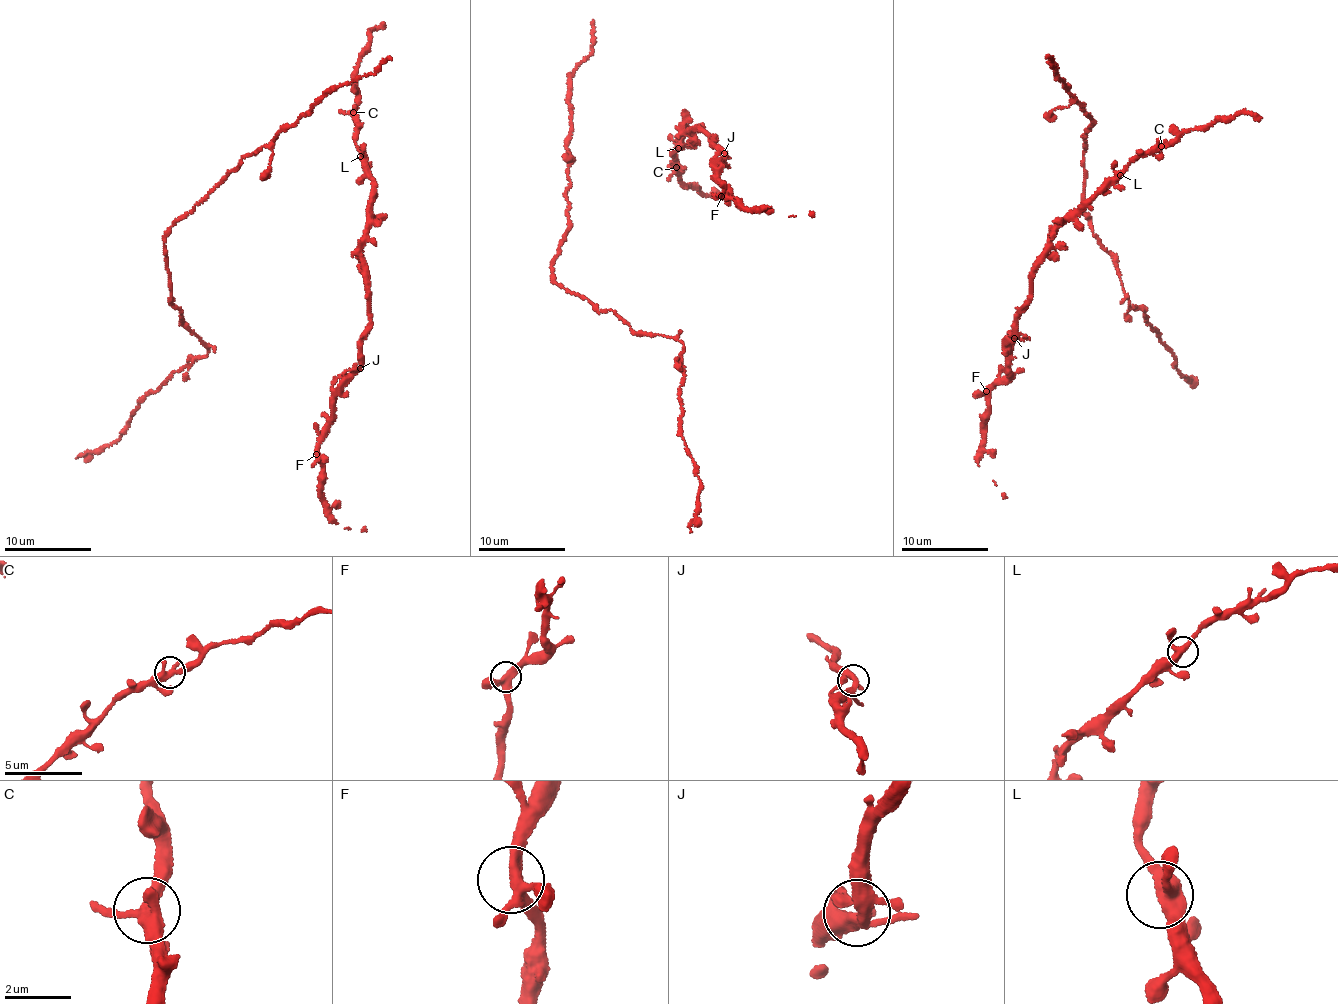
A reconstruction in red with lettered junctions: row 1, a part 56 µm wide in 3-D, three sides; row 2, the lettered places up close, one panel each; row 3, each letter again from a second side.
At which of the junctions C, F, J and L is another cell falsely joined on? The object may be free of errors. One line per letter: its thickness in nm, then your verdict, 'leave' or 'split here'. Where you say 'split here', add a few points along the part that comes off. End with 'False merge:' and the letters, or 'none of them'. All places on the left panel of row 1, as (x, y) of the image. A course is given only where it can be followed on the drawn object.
C: 340 nm | leave
F: 360 nm | leave
J: 320 nm | leave
L: 400 nm | leave
False merge: none of them

